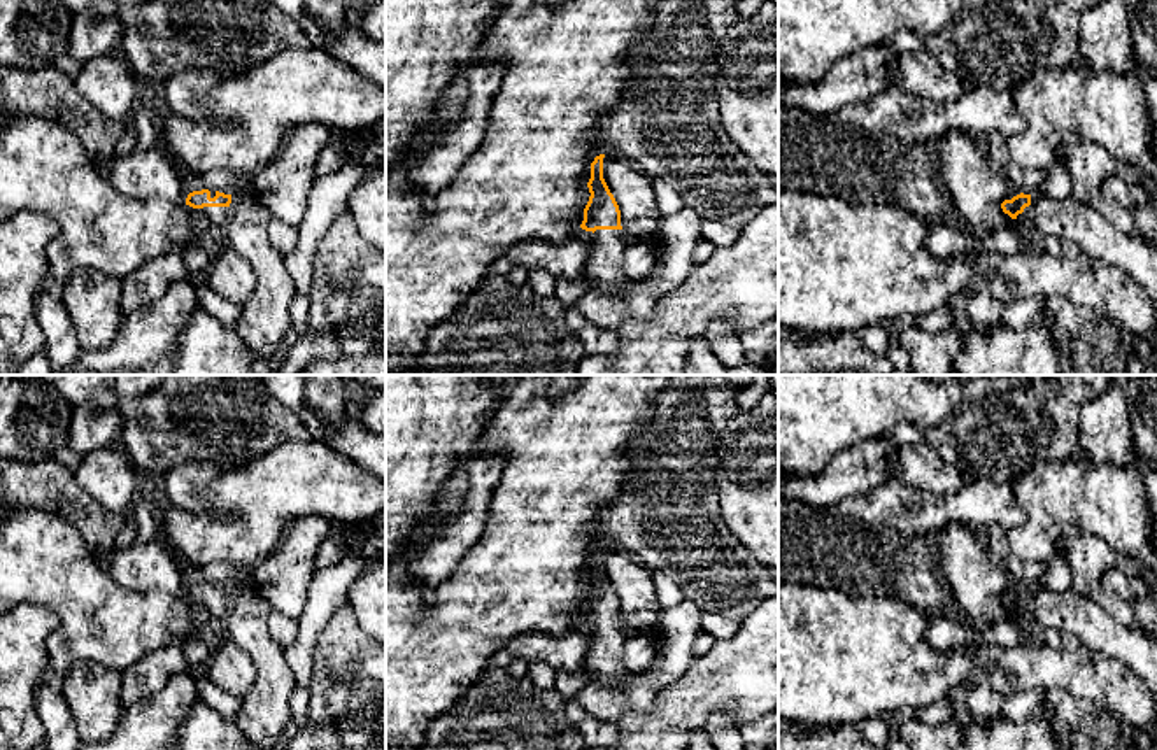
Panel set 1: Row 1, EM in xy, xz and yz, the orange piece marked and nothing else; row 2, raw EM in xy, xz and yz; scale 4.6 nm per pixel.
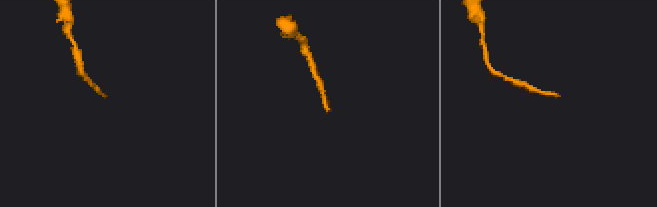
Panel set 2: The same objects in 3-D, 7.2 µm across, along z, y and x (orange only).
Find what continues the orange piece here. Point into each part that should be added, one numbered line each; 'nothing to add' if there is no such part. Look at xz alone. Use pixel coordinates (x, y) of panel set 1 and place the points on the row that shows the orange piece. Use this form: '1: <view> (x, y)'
1: xz (603, 270)

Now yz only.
1: yz (1070, 221)

